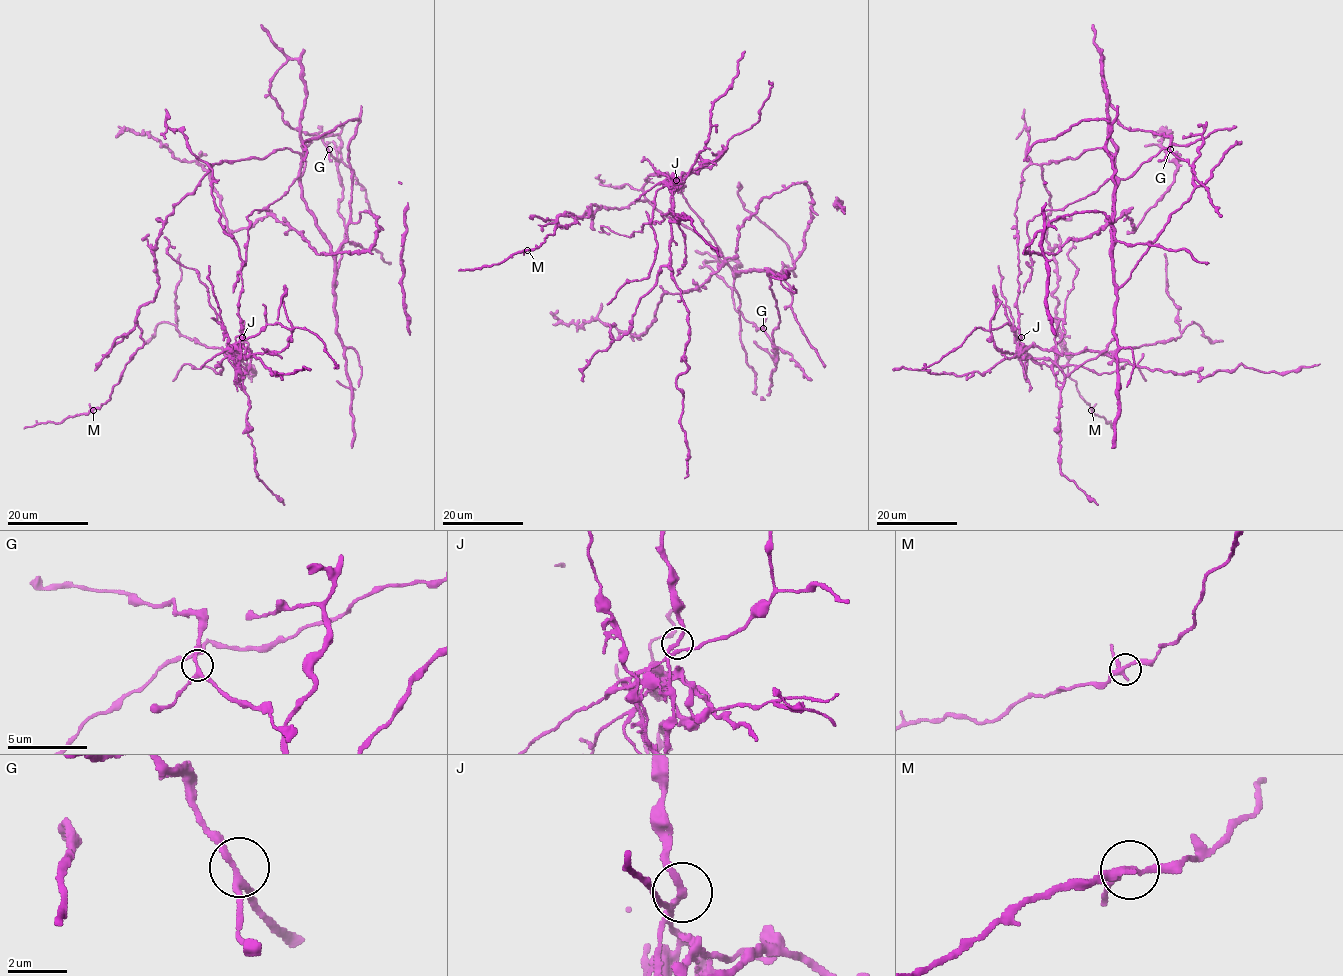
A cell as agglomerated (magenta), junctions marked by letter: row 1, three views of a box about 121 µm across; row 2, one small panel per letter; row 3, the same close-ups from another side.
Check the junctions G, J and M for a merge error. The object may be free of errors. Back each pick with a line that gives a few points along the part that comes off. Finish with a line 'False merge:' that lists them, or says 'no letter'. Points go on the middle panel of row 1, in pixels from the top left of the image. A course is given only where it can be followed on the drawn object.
J: (676, 180), (666, 183), (673, 185), (672, 280), (689, 312), (688, 369), (675, 381), (689, 451), (685, 478)
False merge: J

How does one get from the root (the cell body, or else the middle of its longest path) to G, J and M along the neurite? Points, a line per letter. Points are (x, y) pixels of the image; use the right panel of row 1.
G: (1108, 152), (1116, 144), (1101, 59), (1102, 87), (1117, 121), (1164, 133), (1170, 149)
J: (1108, 152), (1088, 148), (1075, 159), (1030, 164), (1022, 172), (1014, 212), (1019, 269), (1016, 308), (1021, 337)
M: (1108, 152), (1088, 148), (1042, 166), (1051, 206), (1046, 240), (1058, 277), (1056, 321), (1068, 376), (1091, 410)

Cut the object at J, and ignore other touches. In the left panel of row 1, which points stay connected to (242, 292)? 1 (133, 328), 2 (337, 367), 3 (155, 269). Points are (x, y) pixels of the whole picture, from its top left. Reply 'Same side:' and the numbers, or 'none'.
Same side: 1, 3

